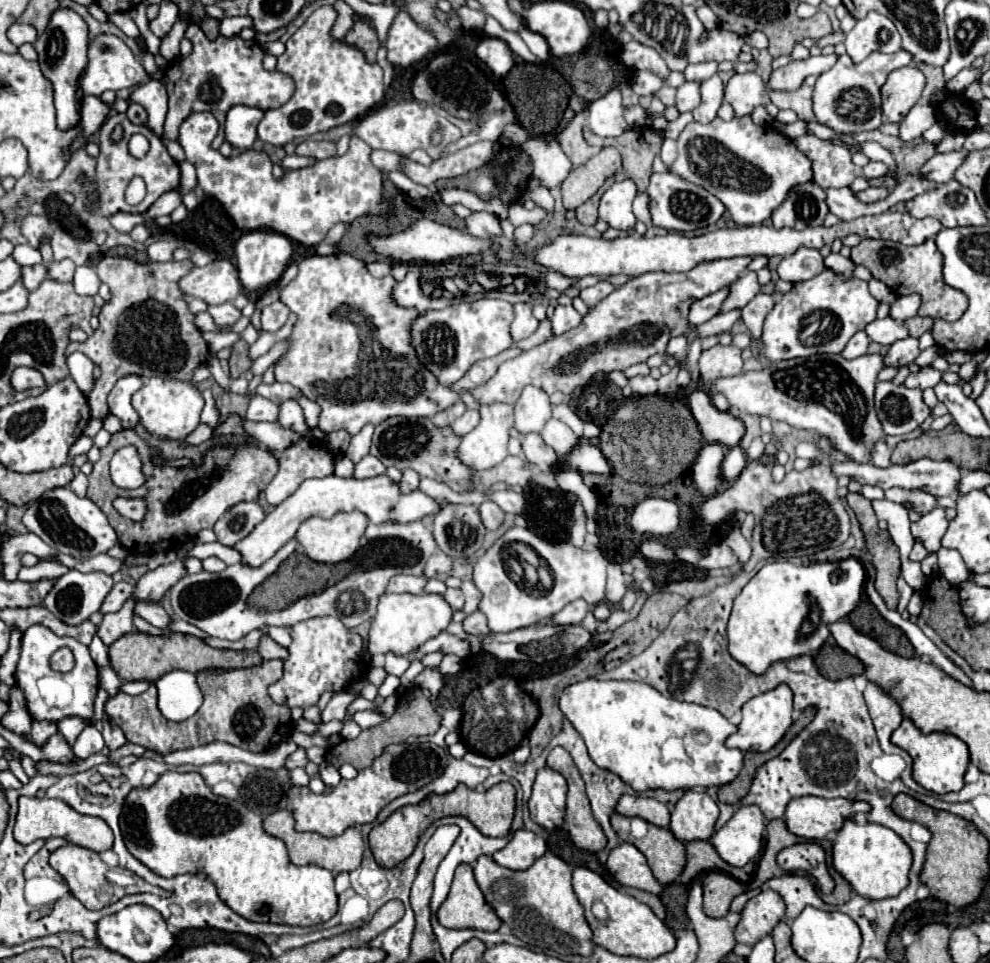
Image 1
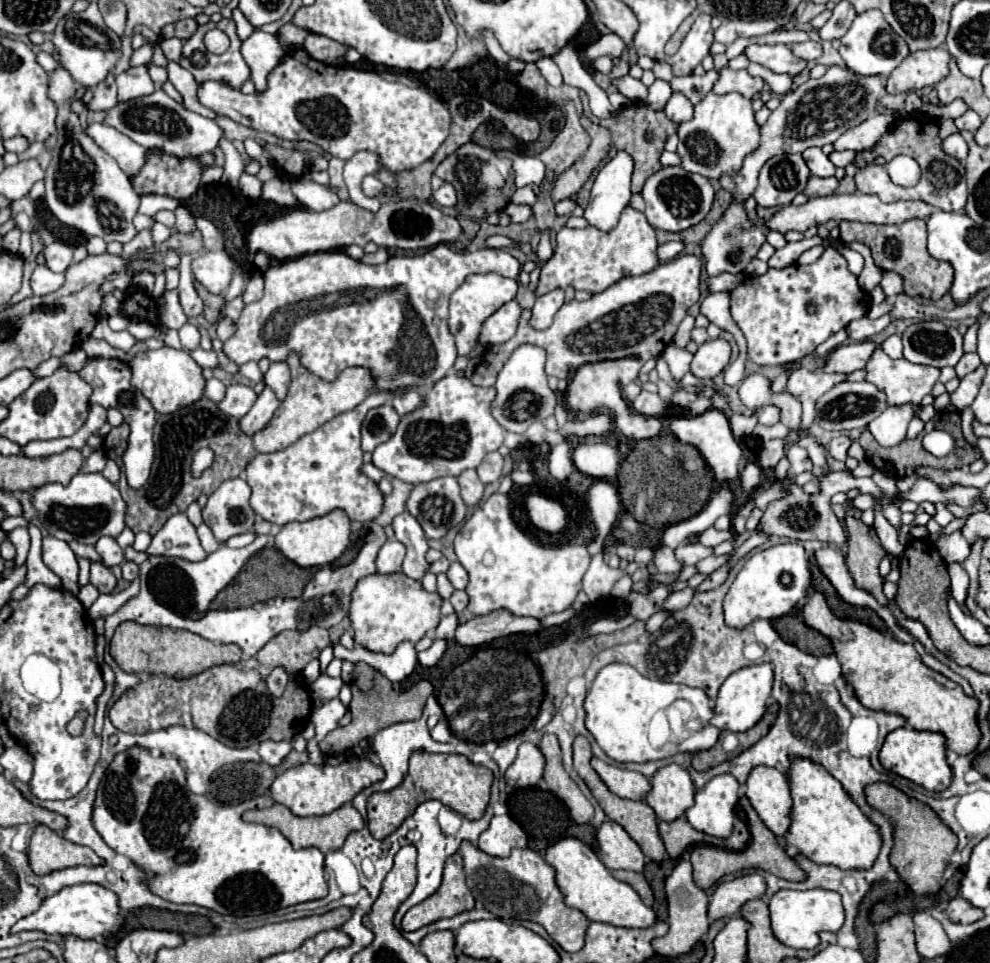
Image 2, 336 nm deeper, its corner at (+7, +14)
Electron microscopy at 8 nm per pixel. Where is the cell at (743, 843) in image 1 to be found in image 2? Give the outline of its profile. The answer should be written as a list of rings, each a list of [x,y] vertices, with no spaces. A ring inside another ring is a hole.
[[[732,774],[714,776],[702,790],[696,790],[694,806],[684,812],[686,820],[700,832],[728,838],[734,826],[734,806],[740,784]]]

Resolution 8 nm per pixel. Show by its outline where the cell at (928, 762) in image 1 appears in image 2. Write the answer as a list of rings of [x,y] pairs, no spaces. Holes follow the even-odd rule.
[[[910,726],[896,728],[896,732],[890,732],[882,744],[882,750],[878,754],[880,764],[886,770],[892,770],[894,774],[912,780],[914,784],[930,790],[930,792],[942,792],[950,786],[952,770],[946,762],[946,744],[944,736],[936,732],[918,732]]]

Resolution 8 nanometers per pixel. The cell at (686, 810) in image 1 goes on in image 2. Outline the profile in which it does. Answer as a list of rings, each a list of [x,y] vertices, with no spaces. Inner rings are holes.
[[[668,764],[656,770],[650,778],[650,792],[646,794],[646,804],[654,810],[658,820],[672,822],[692,806],[692,778],[686,768],[678,764]]]

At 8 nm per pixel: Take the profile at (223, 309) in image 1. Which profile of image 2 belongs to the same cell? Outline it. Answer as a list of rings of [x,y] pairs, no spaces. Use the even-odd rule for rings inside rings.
[[[182,256],[180,260],[180,286],[178,286],[178,298],[182,304],[182,310],[188,318],[194,318],[198,314],[202,314],[202,300],[198,296],[198,292],[194,290],[194,278],[192,278],[192,270],[190,270],[190,262],[192,256]]]

